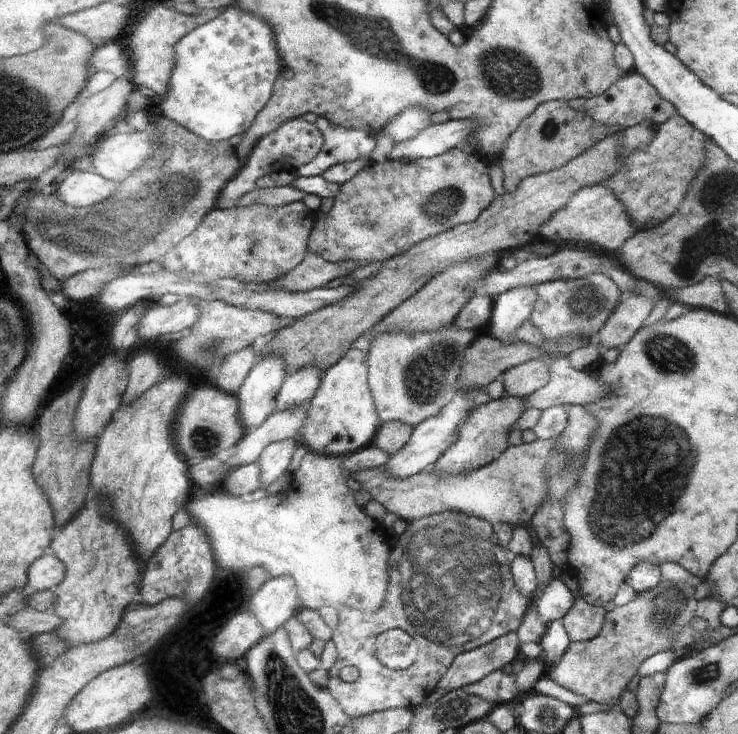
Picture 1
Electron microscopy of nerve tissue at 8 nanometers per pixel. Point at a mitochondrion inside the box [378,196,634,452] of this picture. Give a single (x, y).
(425, 378)

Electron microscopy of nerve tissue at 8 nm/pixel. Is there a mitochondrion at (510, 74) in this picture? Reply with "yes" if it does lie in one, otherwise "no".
yes

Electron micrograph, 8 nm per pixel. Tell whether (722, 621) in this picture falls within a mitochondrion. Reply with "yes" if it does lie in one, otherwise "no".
no

